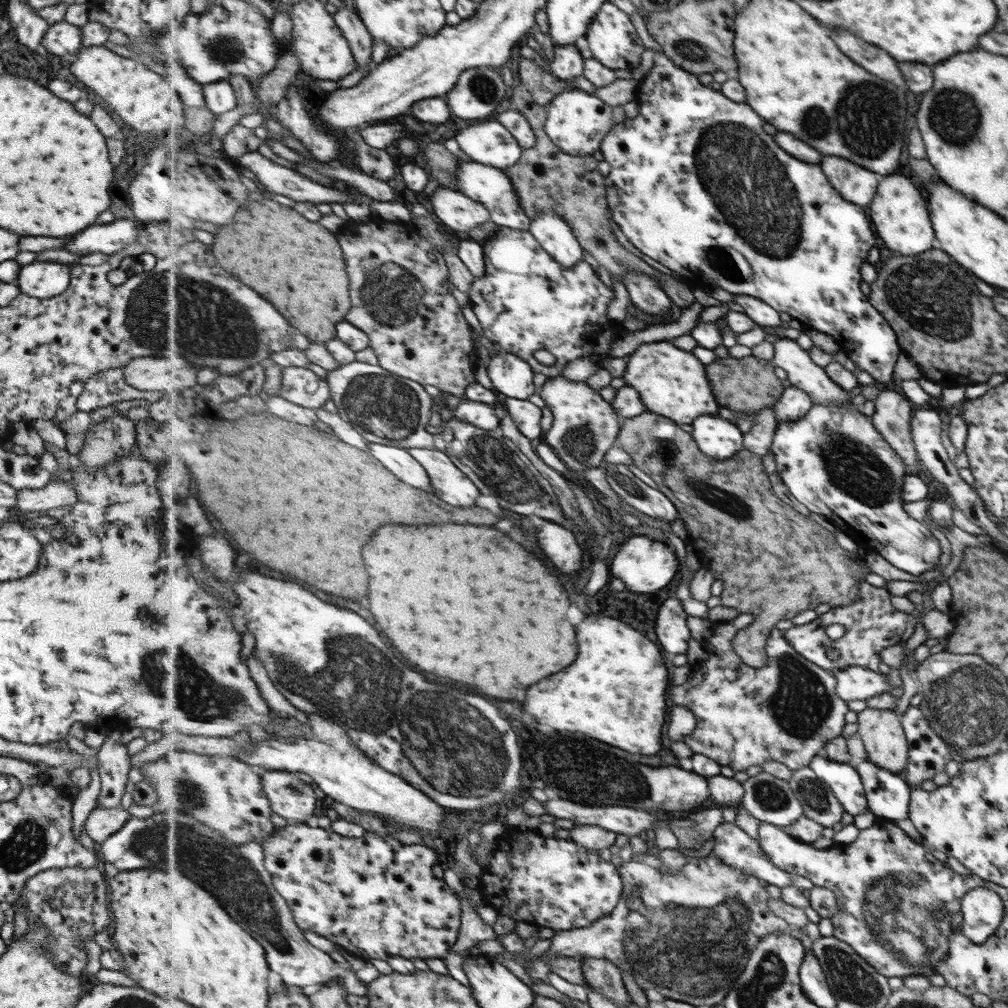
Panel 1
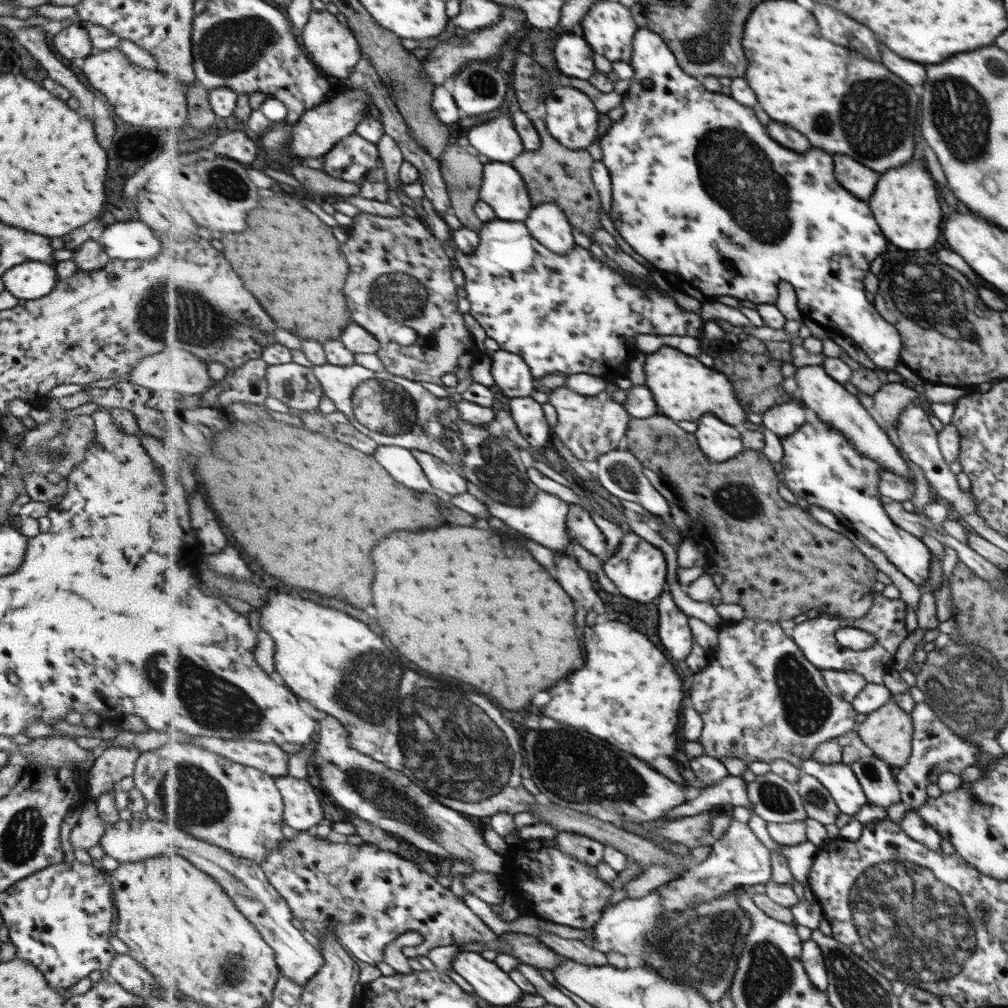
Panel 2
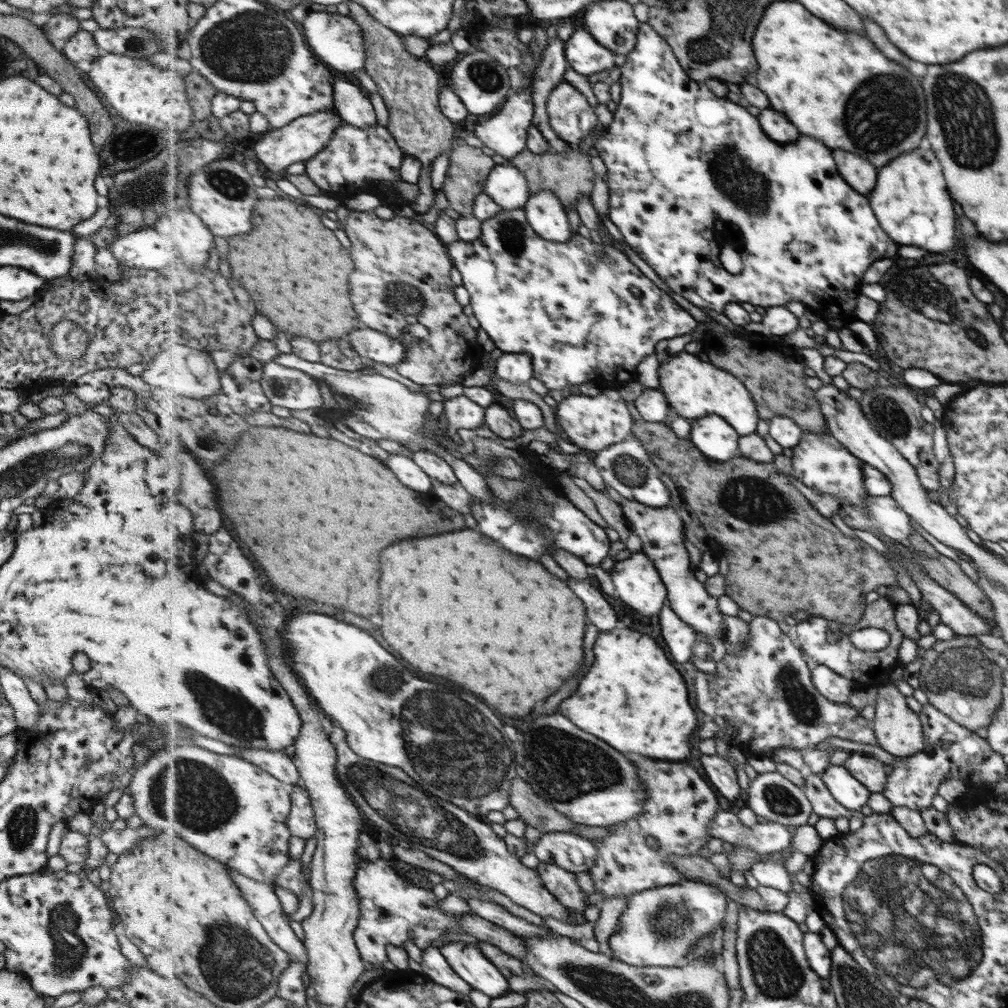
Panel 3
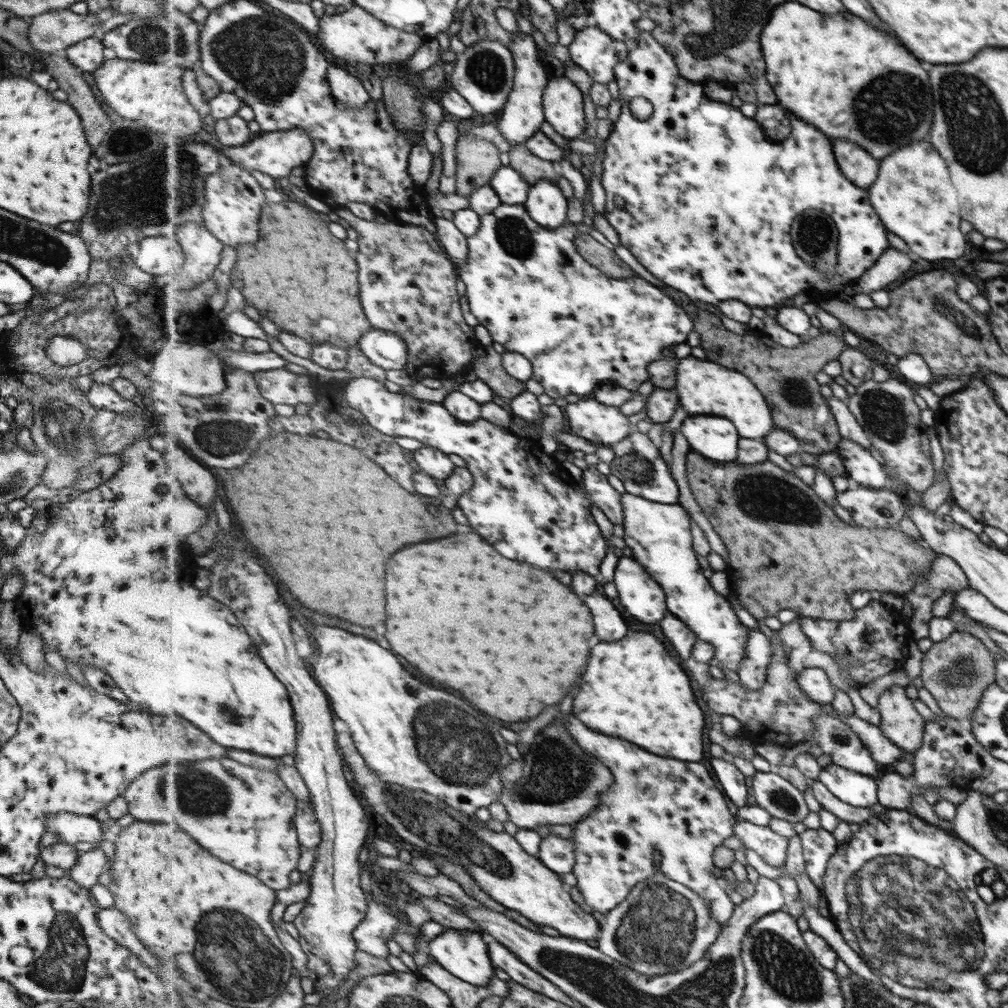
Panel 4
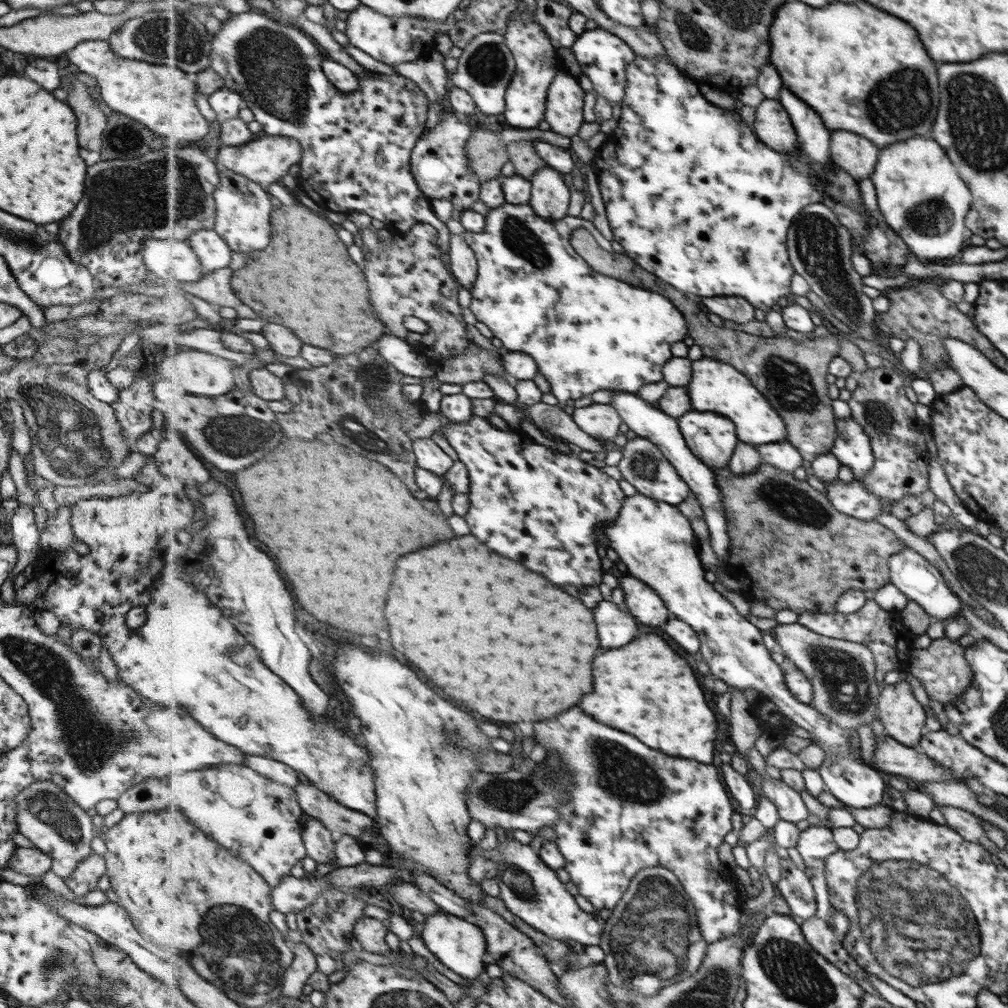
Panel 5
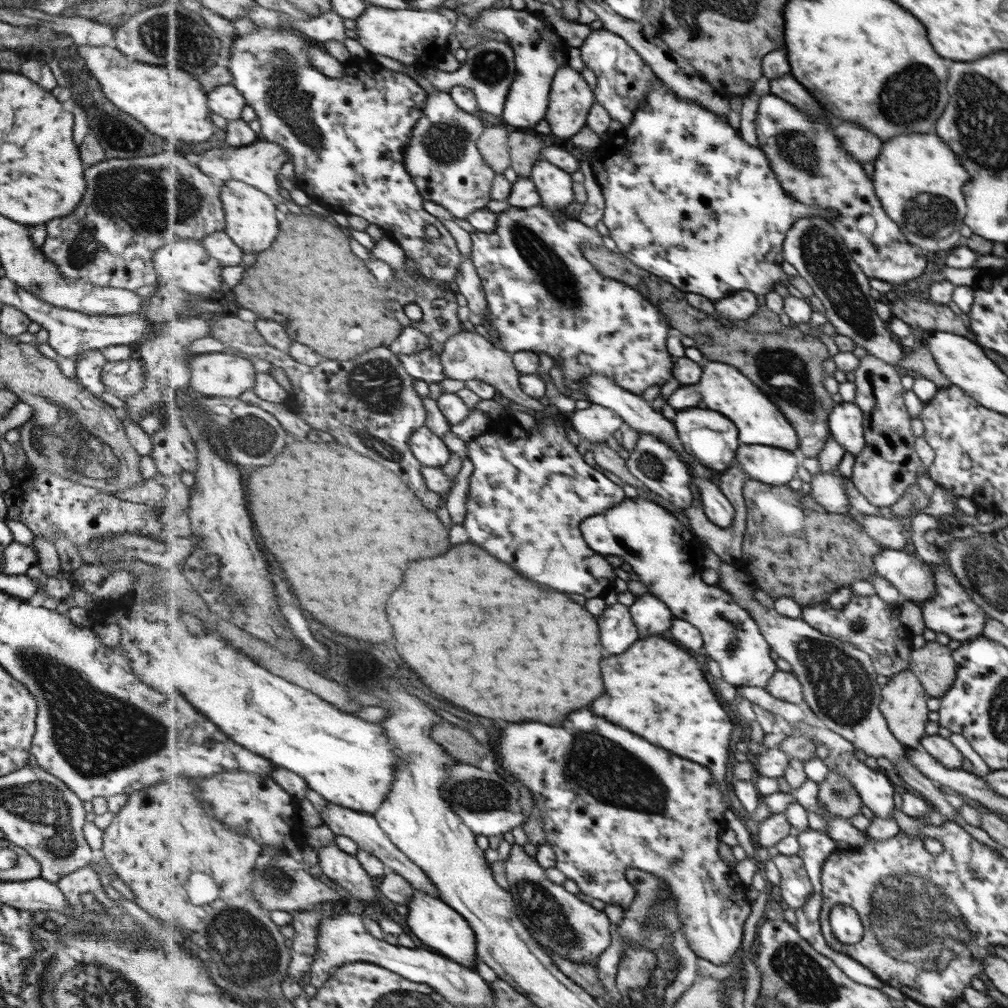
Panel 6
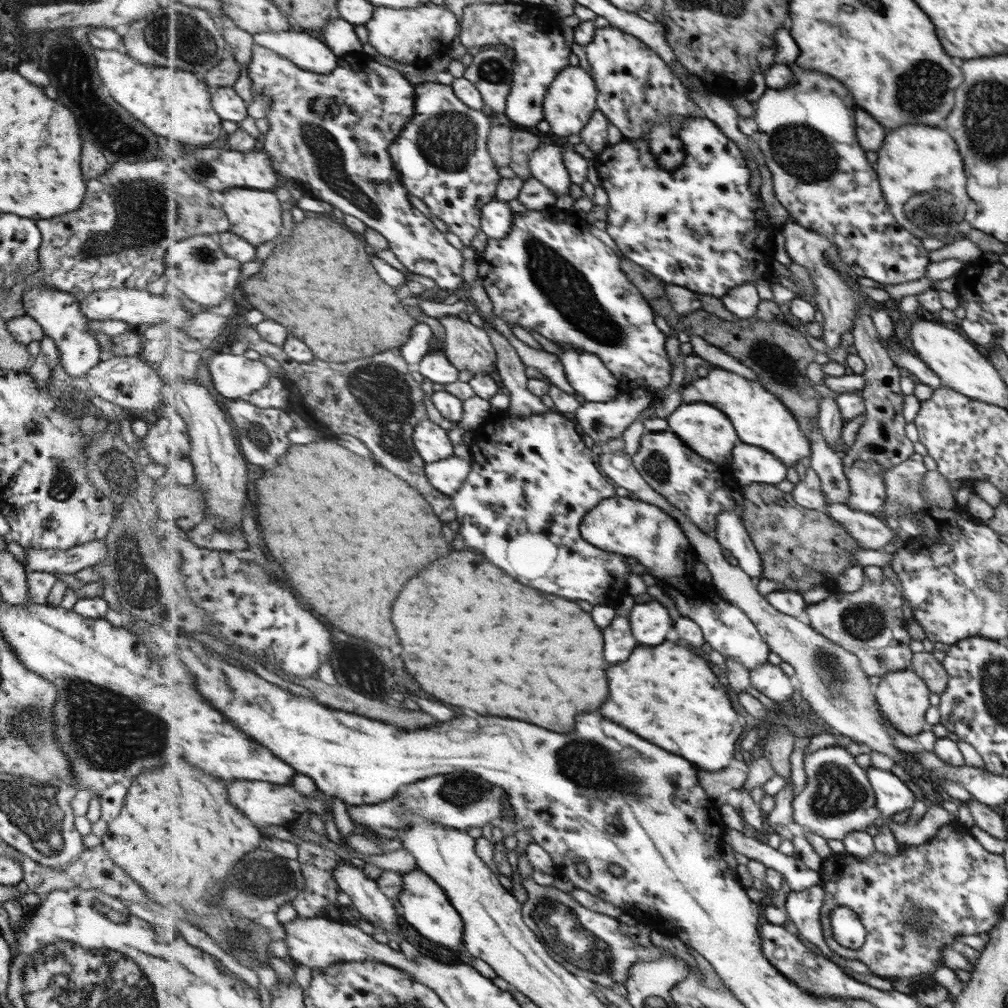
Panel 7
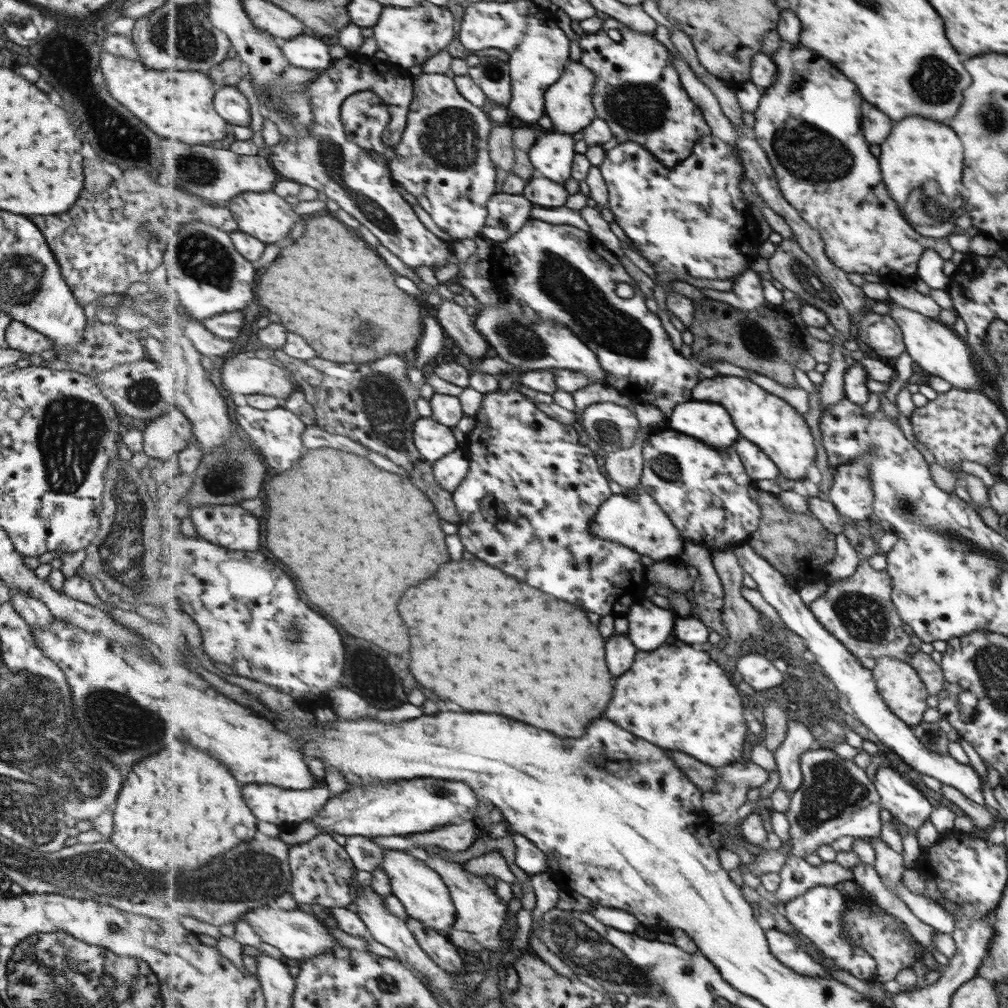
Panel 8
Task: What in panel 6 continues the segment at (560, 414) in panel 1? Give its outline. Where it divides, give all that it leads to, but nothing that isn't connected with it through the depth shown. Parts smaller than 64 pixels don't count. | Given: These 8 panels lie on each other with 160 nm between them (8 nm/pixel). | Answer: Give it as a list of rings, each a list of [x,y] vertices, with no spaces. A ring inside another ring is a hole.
[[[595,403],[586,409],[577,409],[569,416],[574,434],[590,442],[611,442],[612,432],[617,432],[624,422],[618,412]]]

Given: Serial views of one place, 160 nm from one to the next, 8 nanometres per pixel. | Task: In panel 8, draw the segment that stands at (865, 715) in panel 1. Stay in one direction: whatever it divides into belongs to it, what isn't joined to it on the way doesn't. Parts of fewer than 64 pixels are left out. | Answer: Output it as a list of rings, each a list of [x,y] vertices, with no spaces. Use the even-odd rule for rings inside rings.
[[[882,656],[870,672],[887,709],[909,728],[917,725],[925,710],[927,694],[913,668],[901,660]]]

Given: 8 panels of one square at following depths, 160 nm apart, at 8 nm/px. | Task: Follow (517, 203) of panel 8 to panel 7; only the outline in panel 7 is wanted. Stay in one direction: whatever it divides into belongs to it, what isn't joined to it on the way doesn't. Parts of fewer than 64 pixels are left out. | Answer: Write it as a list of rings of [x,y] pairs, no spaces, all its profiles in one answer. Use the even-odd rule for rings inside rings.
[[[497,198],[487,204],[482,211],[482,231],[488,238],[501,240],[510,235],[515,212],[507,202]]]

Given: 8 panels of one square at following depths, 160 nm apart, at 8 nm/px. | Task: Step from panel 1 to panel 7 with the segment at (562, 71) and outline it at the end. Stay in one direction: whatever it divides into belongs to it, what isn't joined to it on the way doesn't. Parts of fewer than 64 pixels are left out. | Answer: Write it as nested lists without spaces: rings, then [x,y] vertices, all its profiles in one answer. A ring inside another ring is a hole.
[[[611,24],[598,28],[593,42],[584,50],[598,85],[598,110],[624,137],[648,140],[663,168],[681,168],[687,151],[680,135],[682,122],[703,115],[700,104],[692,99],[683,80],[648,44]]]

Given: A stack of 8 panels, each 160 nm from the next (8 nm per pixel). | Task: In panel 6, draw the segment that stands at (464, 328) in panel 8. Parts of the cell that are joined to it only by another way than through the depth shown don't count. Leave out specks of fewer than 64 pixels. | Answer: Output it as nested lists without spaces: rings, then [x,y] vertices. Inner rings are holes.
[[[461,331],[458,335],[447,339],[446,347],[442,352],[442,361],[446,372],[446,378],[455,380],[482,380],[492,384],[499,393],[511,401],[534,410],[537,416],[553,415],[557,411],[552,405],[543,405],[538,399],[529,396],[520,383],[522,375],[513,363],[511,353],[496,347],[490,339],[481,336],[475,331]]]

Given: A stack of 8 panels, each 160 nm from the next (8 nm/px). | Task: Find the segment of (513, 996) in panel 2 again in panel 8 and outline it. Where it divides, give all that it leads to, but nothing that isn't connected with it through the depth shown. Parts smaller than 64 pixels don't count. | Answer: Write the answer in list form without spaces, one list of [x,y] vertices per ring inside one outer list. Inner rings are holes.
[[[402,850],[385,851],[381,867],[390,875],[393,895],[403,902],[408,916],[447,935],[458,919],[458,912],[454,905],[454,897],[451,896],[441,874],[426,861],[416,859],[410,852]]]

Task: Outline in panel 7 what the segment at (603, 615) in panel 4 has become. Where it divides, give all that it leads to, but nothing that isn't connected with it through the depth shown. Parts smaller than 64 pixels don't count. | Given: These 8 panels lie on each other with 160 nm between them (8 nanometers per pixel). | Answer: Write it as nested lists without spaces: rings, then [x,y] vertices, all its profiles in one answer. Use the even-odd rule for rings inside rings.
[[[627,596],[625,602],[623,602],[623,606],[617,608],[619,610],[617,618],[605,630],[607,662],[611,662],[611,664],[629,660],[629,656],[633,654],[633,650],[639,646],[639,642],[635,640],[635,636],[631,632],[631,622],[629,622],[629,614],[631,614],[633,606],[635,606],[635,598]]]

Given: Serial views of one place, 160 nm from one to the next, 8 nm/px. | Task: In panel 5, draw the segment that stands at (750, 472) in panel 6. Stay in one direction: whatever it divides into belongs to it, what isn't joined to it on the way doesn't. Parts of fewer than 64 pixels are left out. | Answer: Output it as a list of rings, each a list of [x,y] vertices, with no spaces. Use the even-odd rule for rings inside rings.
[[[787,439],[778,443],[762,444],[758,446],[763,457],[763,465],[771,465],[781,471],[793,473],[805,462],[799,449]]]

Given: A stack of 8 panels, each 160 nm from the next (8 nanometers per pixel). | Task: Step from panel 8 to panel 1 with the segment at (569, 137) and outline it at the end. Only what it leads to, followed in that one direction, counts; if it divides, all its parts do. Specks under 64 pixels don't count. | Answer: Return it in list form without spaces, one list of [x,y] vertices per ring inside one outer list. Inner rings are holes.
[[[543,212],[541,216],[533,218],[529,230],[542,244],[542,248],[546,249],[550,253],[550,256],[564,267],[573,268],[583,262],[584,249],[578,242],[578,237],[575,236],[574,229],[557,212]]]

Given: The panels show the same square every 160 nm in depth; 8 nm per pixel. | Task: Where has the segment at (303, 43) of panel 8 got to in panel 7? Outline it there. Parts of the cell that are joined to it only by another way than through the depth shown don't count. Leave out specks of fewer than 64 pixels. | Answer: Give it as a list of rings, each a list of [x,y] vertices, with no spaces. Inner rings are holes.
[[[279,30],[254,34],[257,45],[265,46],[287,57],[299,68],[319,74],[331,74],[339,66],[340,56],[313,32]]]

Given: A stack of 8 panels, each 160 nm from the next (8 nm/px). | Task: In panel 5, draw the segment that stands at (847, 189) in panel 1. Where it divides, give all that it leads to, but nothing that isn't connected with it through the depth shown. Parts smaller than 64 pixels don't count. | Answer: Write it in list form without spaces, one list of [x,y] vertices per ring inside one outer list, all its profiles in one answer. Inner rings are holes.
[[[831,132],[831,162],[859,181],[871,176],[877,148],[851,132]]]

